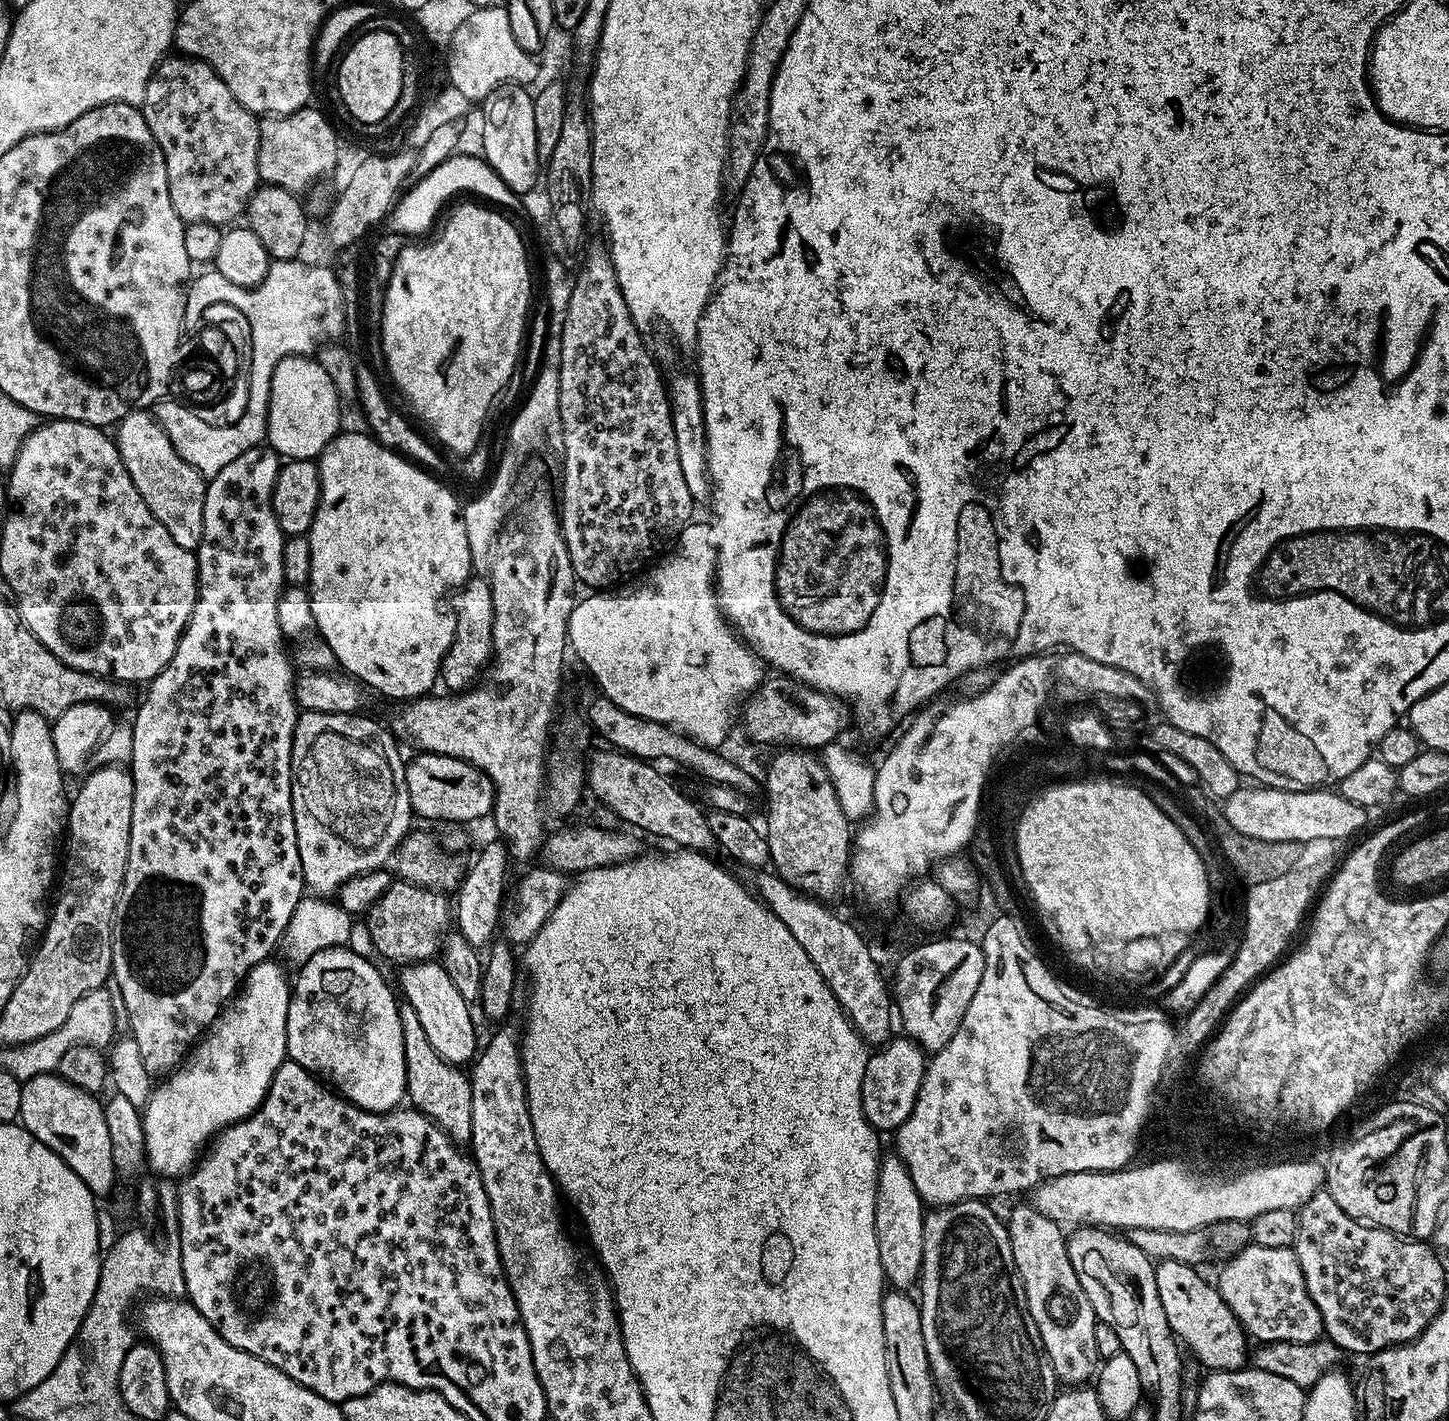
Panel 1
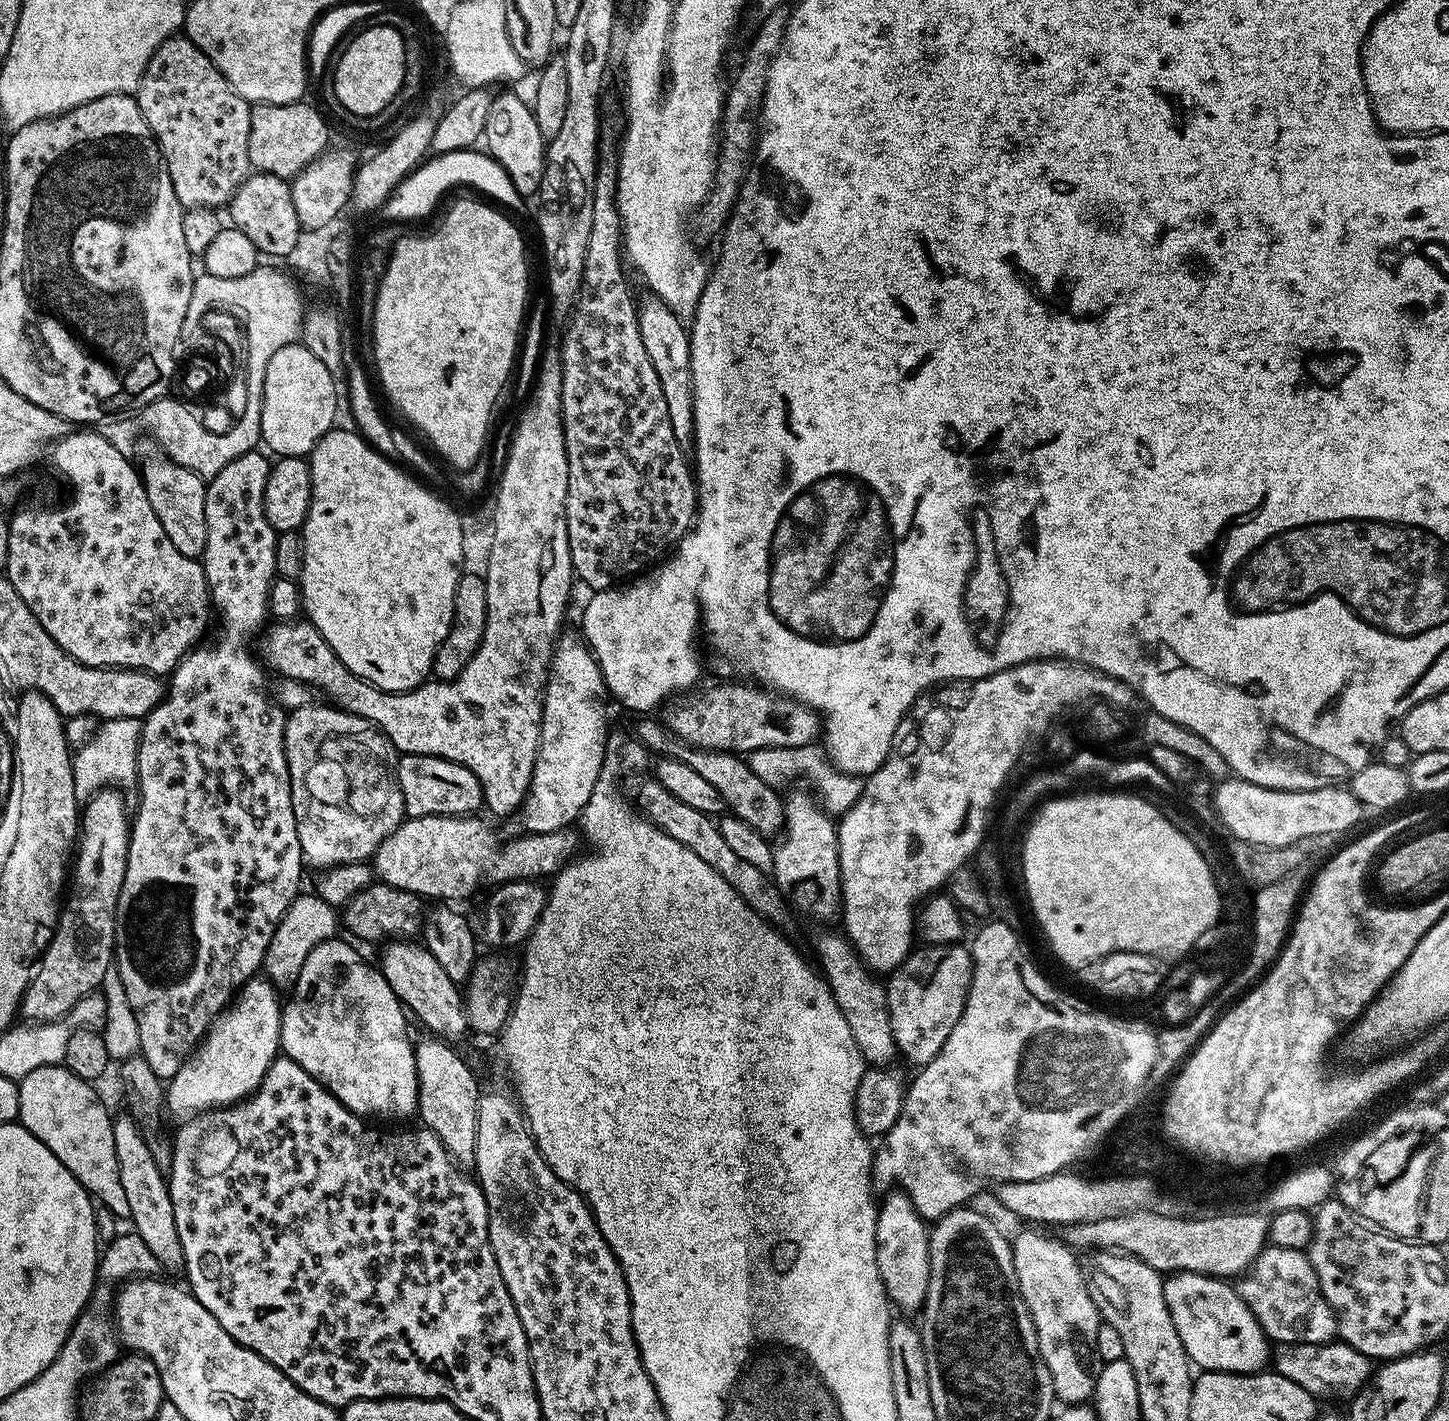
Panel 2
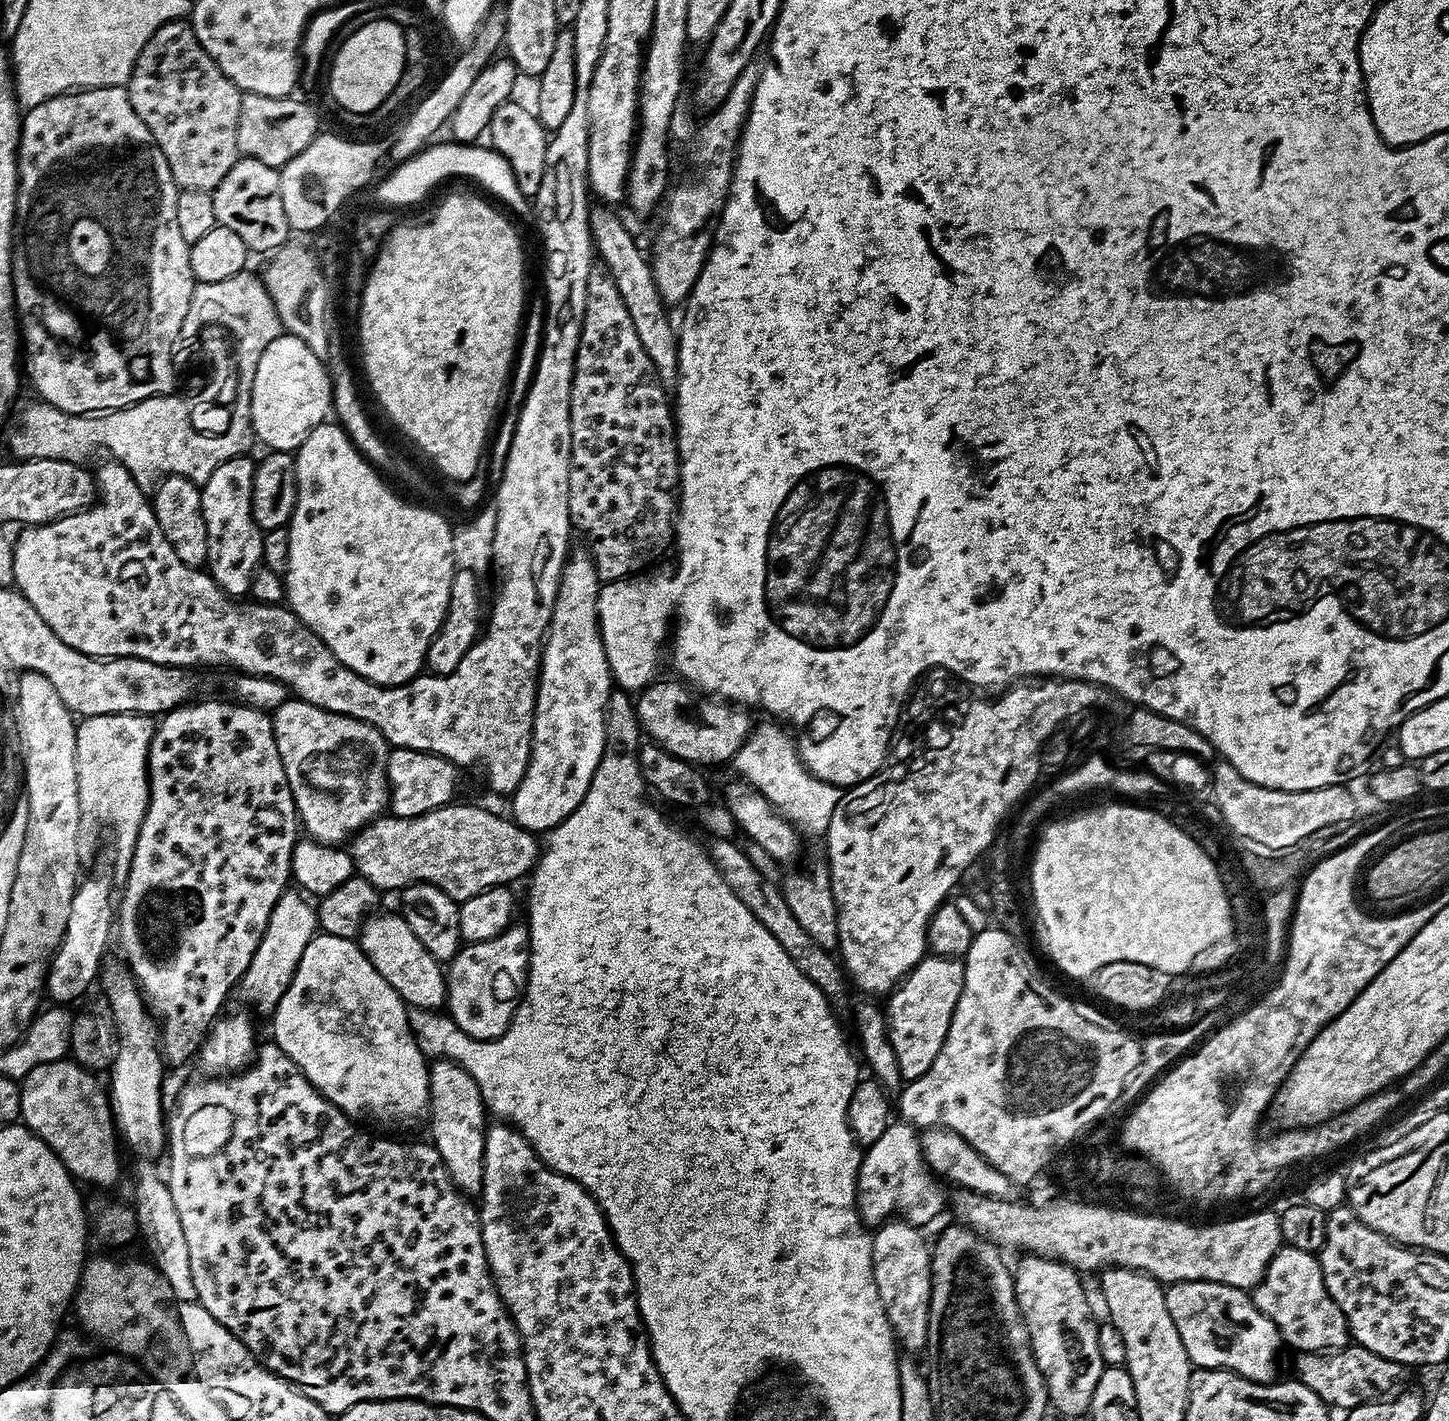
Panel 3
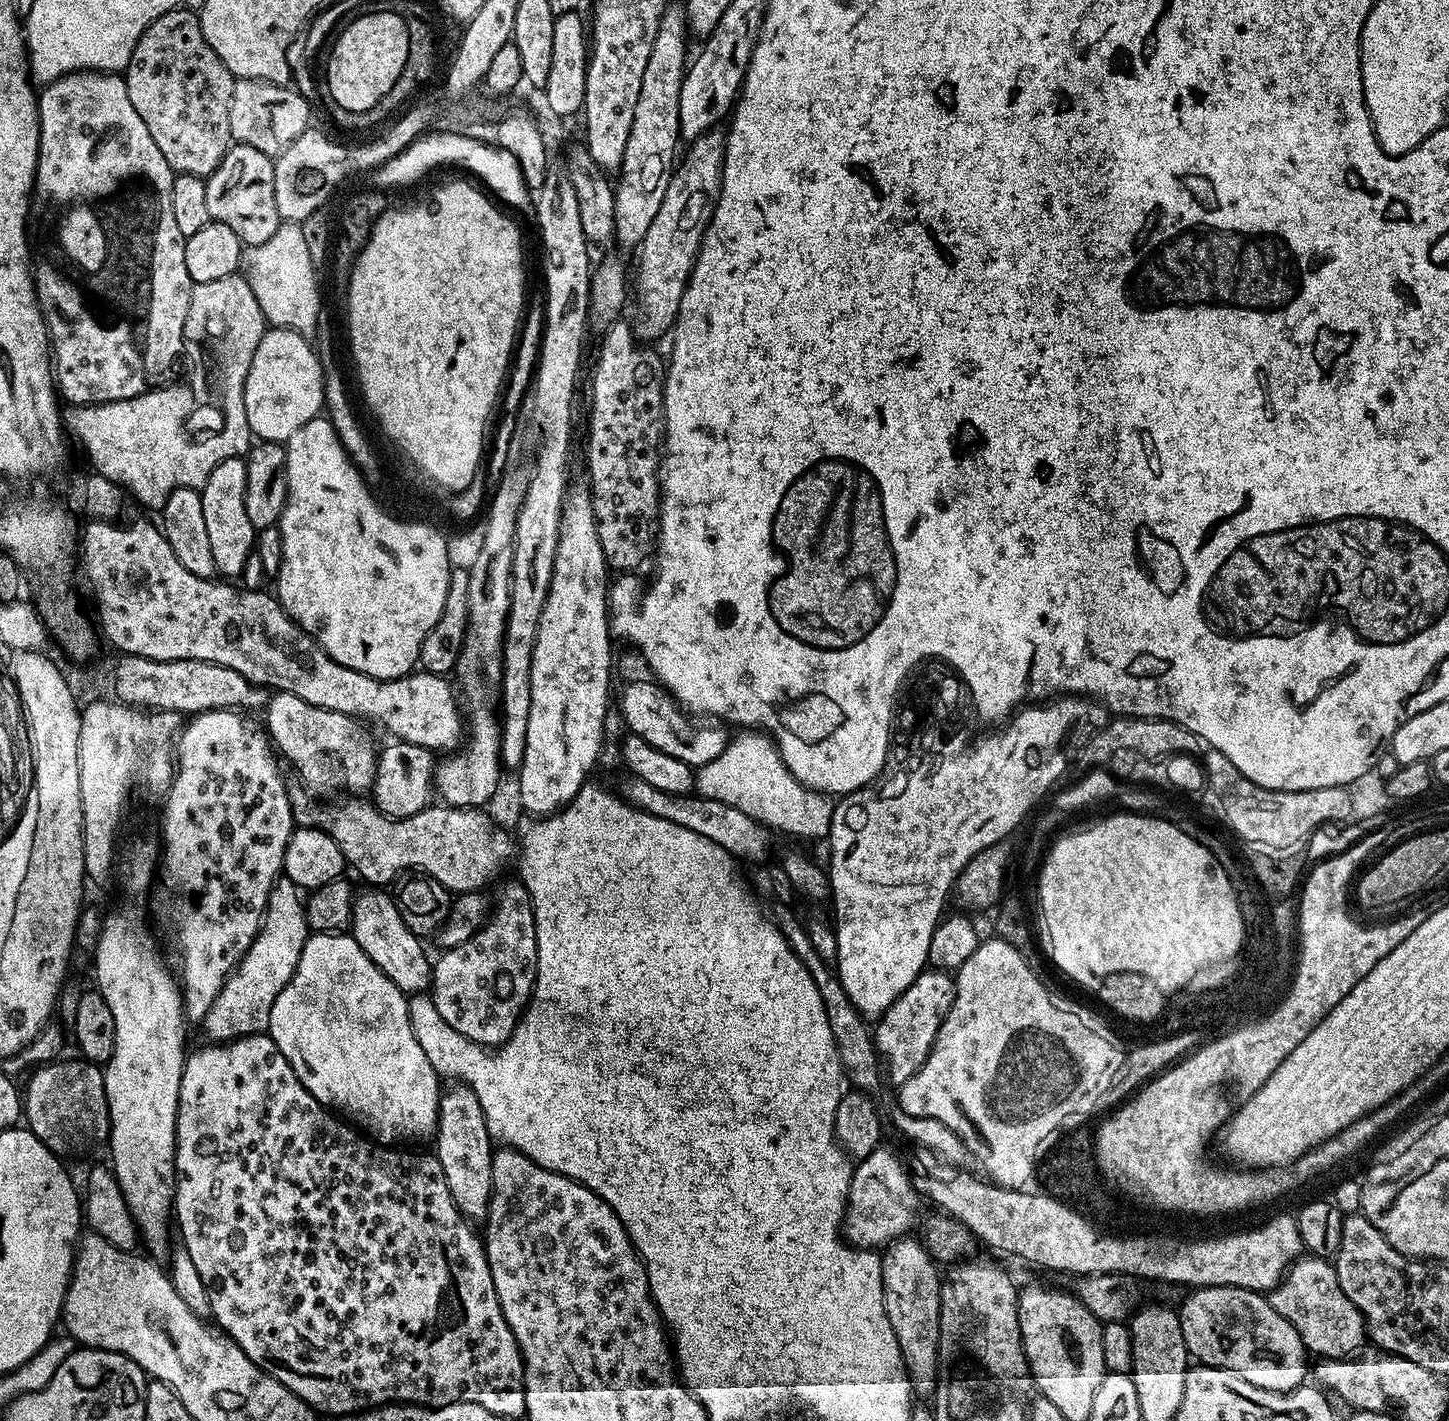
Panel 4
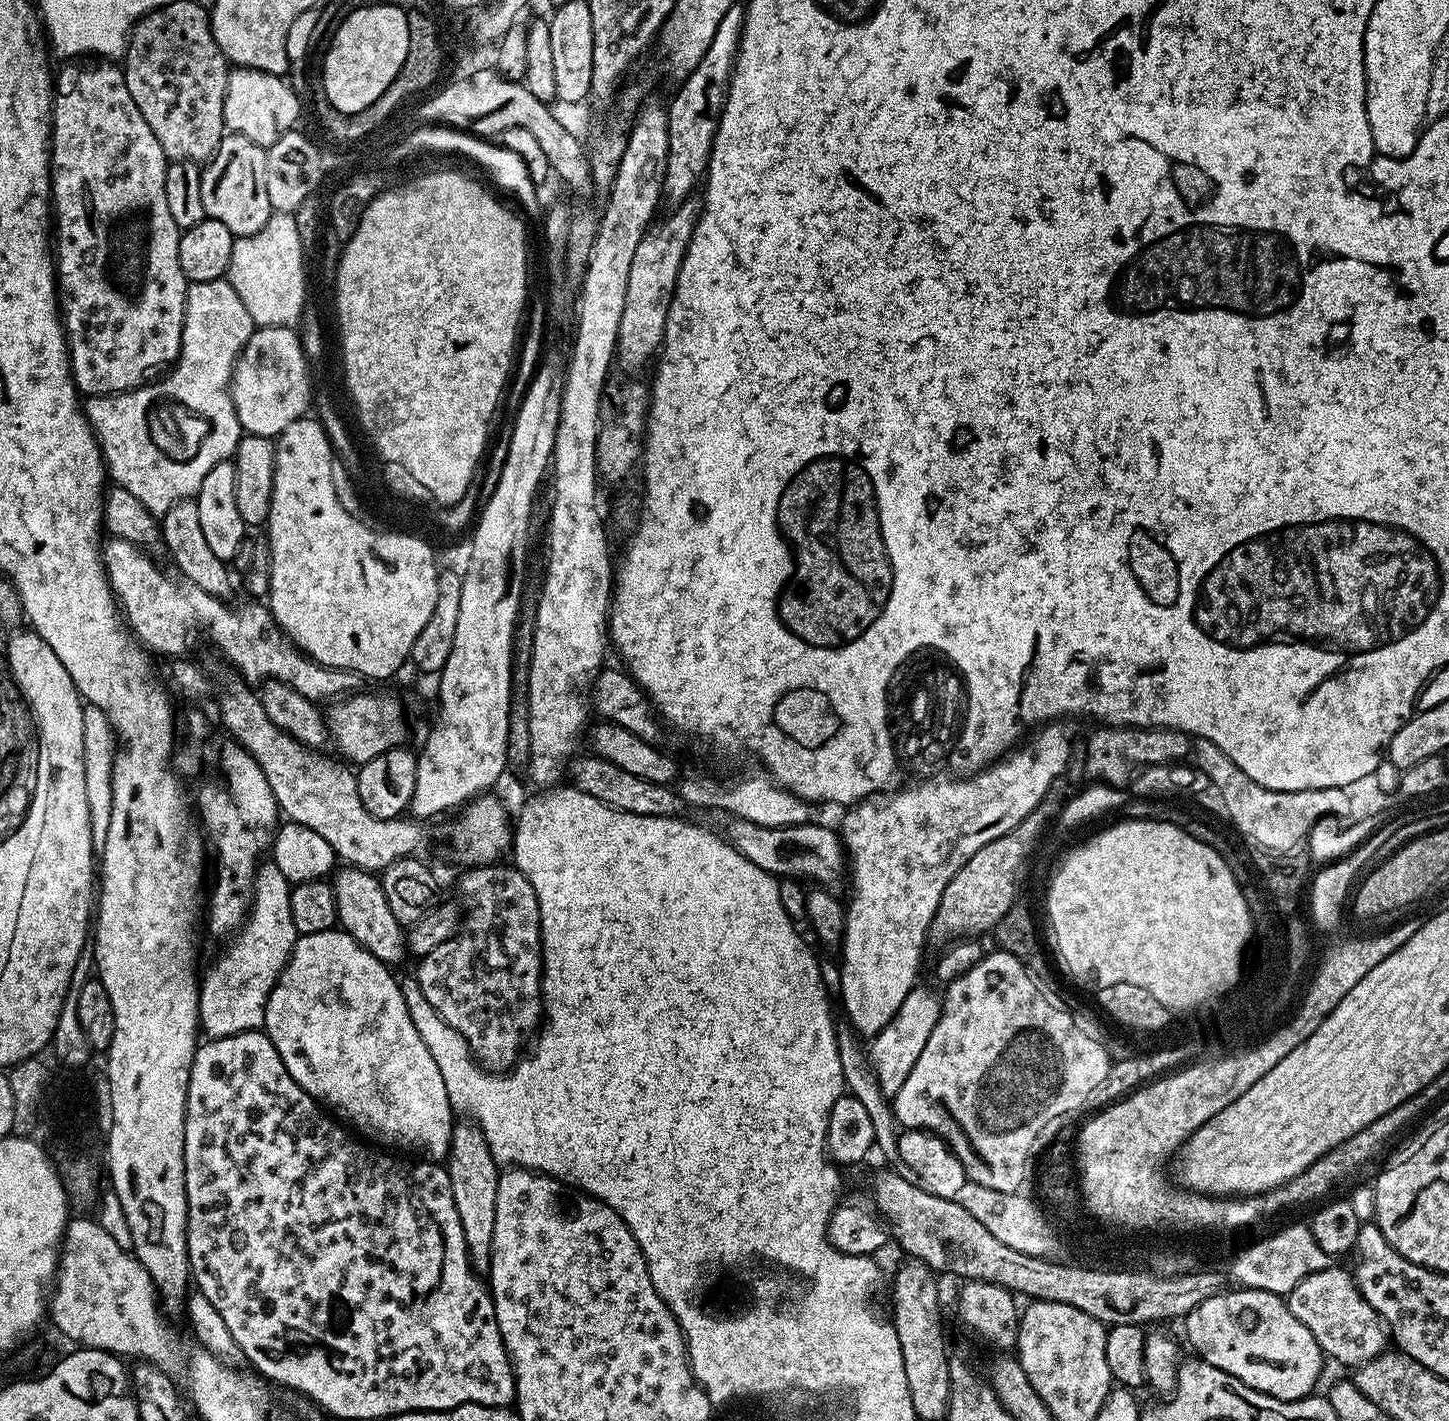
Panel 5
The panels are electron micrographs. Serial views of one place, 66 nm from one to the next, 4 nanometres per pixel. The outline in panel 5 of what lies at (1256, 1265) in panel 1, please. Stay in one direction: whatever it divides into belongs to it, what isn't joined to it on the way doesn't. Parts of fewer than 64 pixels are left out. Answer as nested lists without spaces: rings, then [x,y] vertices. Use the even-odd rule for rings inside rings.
[[[1336,1266],[1318,1270],[1302,1278],[1302,1282],[1294,1286],[1286,1299],[1290,1314],[1294,1314],[1294,1318],[1298,1318],[1298,1322],[1310,1330],[1310,1334],[1314,1334],[1318,1346],[1329,1361],[1361,1366],[1385,1351],[1386,1325],[1370,1302],[1362,1298],[1351,1271],[1343,1272]]]

